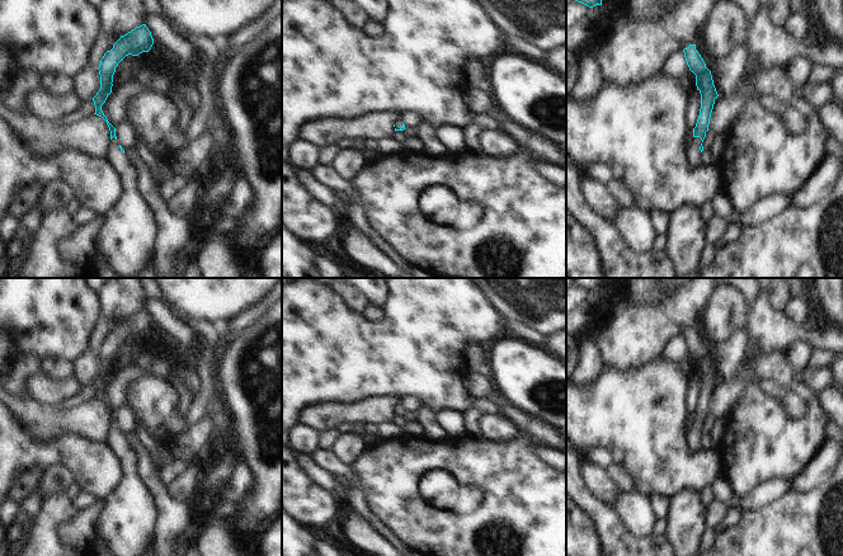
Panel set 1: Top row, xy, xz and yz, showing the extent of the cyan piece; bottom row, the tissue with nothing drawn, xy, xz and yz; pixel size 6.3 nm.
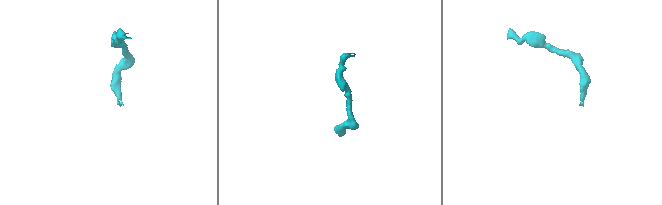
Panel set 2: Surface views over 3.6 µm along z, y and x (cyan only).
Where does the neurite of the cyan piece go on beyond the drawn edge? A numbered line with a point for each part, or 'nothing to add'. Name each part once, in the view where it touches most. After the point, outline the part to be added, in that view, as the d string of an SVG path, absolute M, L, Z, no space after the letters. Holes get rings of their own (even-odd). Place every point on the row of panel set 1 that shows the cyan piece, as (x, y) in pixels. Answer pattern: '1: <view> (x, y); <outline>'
1: yz (695, 159); M694 137L693 142L688 146L688 161L691 166L698 166L702 164L700 150L701 143L702 140L700 137Z

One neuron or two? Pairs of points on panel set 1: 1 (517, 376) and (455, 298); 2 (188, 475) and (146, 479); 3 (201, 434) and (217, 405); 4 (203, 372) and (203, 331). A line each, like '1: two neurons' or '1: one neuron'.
1: two neurons
2: two neurons
3: one neuron
4: one neuron

